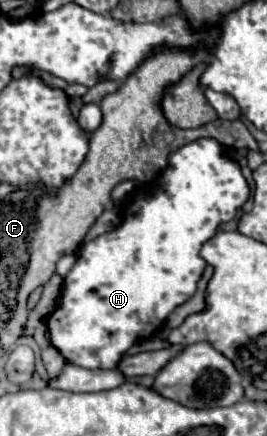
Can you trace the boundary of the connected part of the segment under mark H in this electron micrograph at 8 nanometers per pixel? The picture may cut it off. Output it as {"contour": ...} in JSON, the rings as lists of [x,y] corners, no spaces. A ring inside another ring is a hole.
{"contour":[[[197,139],[185,147],[181,147],[179,151],[171,153],[169,155],[169,167],[161,173],[157,185],[153,185],[151,189],[147,189],[145,193],[139,193],[133,201],[133,205],[129,209],[123,209],[123,221],[109,233],[103,233],[99,235],[95,241],[91,243],[85,243],[79,253],[77,253],[77,261],[73,265],[73,269],[67,273],[65,277],[65,287],[63,287],[63,295],[61,295],[61,303],[57,305],[57,309],[49,315],[47,319],[47,327],[51,331],[51,343],[53,347],[57,347],[61,351],[61,355],[73,363],[73,365],[79,365],[79,367],[87,367],[87,369],[115,369],[119,359],[123,357],[123,353],[135,345],[137,341],[141,339],[149,339],[153,337],[161,327],[163,327],[163,321],[165,317],[177,307],[181,305],[183,301],[187,301],[195,289],[197,289],[197,279],[201,277],[203,269],[205,269],[205,261],[199,257],[199,249],[205,241],[209,241],[217,229],[219,229],[219,223],[225,223],[225,221],[231,221],[237,217],[237,211],[243,207],[243,203],[247,201],[249,197],[249,185],[247,181],[243,179],[241,175],[241,167],[237,161],[229,159],[229,153],[225,151],[225,147],[221,143],[217,143],[215,139]]]}

